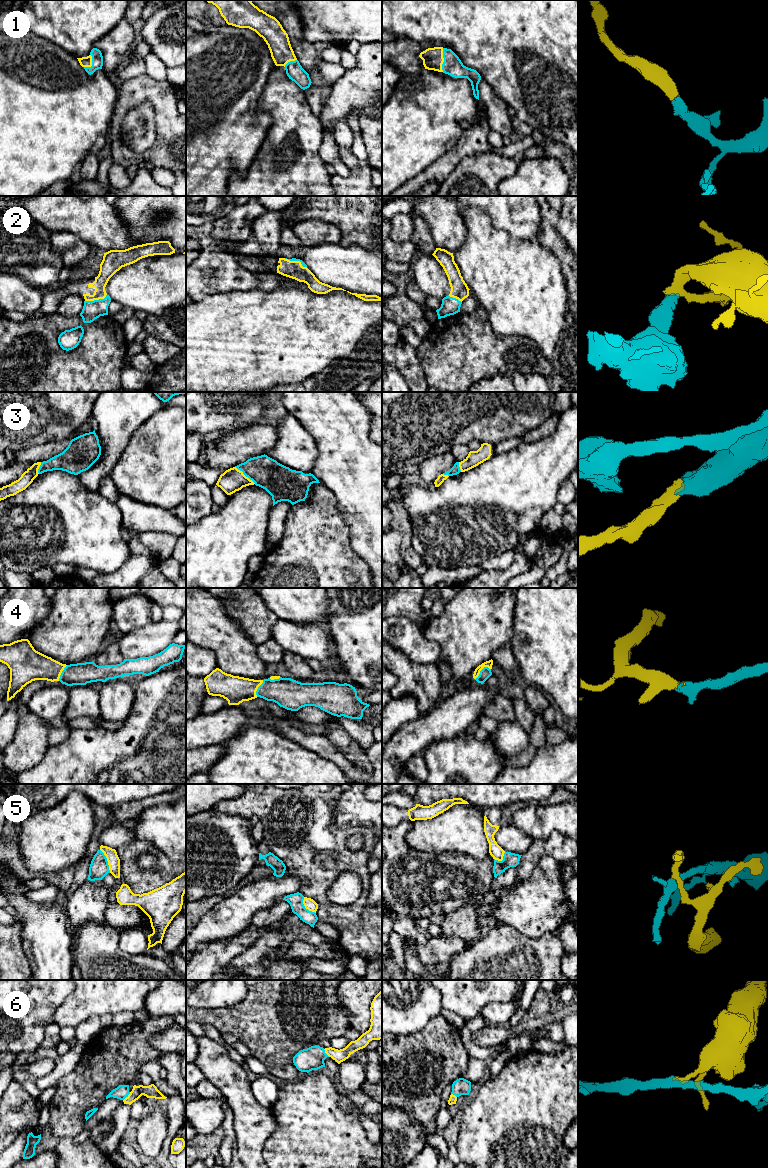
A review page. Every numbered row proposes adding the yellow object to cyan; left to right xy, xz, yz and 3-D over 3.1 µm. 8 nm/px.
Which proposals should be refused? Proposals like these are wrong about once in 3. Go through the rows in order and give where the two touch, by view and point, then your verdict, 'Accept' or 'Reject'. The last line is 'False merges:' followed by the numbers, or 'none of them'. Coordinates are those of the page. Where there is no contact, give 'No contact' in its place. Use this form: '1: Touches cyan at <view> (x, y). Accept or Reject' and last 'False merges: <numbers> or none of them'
1: Touches cyan at yz (444, 60). Accept
2: Touches cyan at xy (96, 300). Accept
3: Touches cyan at xz (245, 475). Accept
4: Touches cyan at yz (481, 670). Accept
5: Touches cyan at xy (107, 861). Reject
6: Touches cyan at xy (127, 1096). Reject
False merges: 5, 6

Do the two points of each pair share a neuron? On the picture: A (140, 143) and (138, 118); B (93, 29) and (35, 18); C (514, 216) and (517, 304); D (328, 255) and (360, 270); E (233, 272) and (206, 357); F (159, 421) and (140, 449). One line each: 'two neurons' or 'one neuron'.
A: one neuron
B: one neuron
C: two neurons
D: one neuron
E: two neurons
F: one neuron

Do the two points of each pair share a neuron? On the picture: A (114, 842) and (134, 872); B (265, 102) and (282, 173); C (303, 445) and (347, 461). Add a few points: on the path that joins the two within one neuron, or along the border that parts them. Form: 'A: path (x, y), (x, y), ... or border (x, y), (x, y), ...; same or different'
A: border (135, 838), (115, 849); different
B: path (282, 120), (282, 155); same
C: border (305, 430), (317, 449), (310, 472); different

